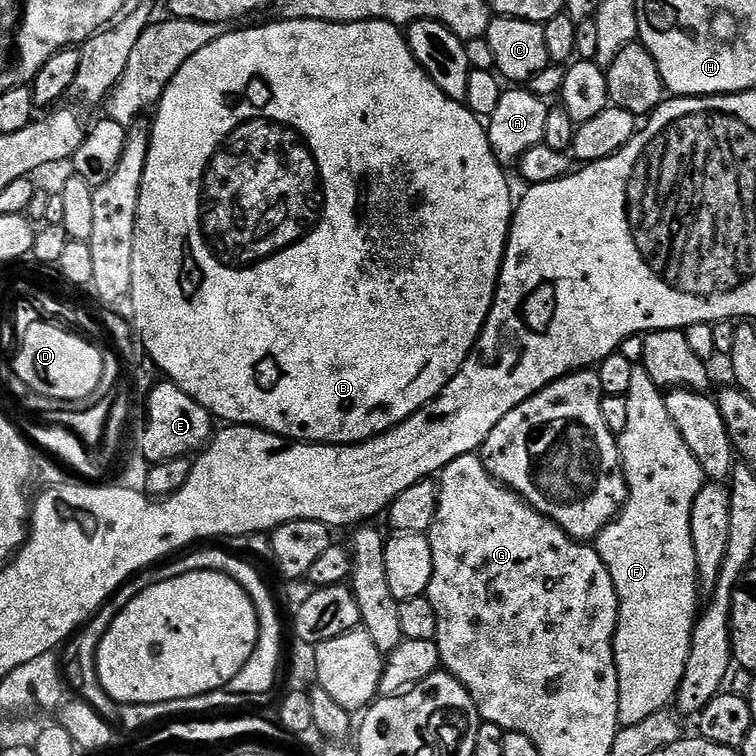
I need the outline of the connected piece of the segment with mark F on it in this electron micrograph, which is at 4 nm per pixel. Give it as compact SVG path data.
M643 370L633 371L626 399L628 421L626 430L618 437L618 447L624 481L628 484L628 501L621 508L619 516L600 531L594 547L618 594L616 637L612 639L618 674L618 718L621 725L634 726L650 718L650 714L665 711L675 701L676 689L686 670L692 625L698 615L698 581L694 546L690 542L690 510L692 497L704 487L706 477L664 413L664 396Z

